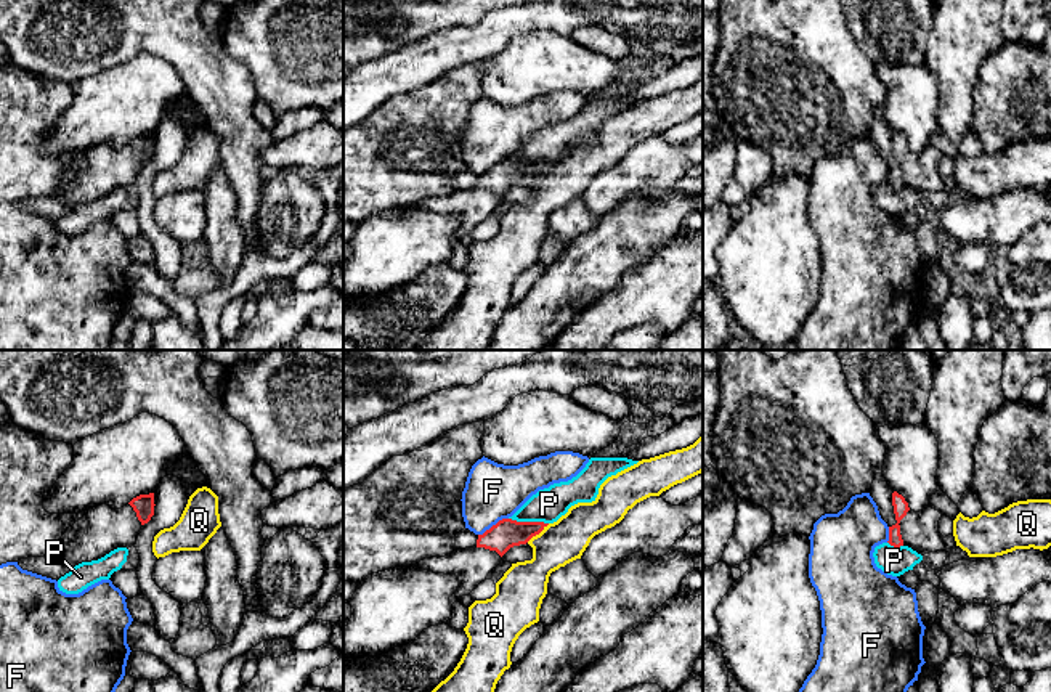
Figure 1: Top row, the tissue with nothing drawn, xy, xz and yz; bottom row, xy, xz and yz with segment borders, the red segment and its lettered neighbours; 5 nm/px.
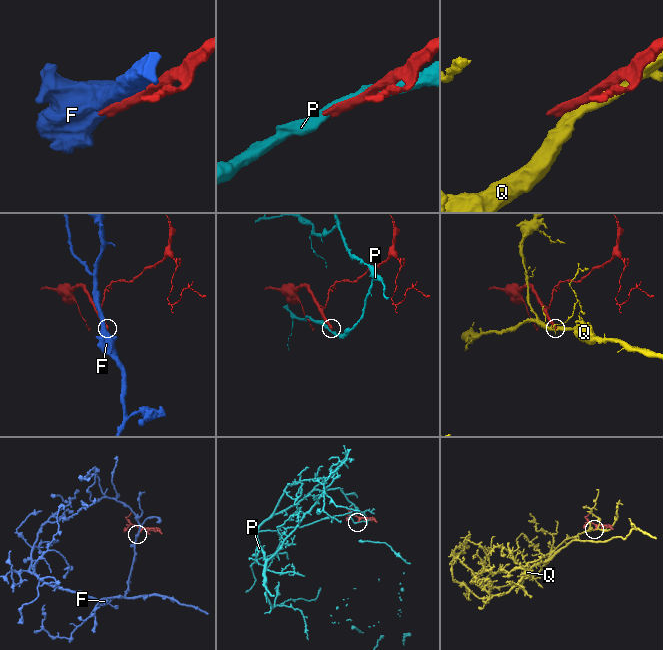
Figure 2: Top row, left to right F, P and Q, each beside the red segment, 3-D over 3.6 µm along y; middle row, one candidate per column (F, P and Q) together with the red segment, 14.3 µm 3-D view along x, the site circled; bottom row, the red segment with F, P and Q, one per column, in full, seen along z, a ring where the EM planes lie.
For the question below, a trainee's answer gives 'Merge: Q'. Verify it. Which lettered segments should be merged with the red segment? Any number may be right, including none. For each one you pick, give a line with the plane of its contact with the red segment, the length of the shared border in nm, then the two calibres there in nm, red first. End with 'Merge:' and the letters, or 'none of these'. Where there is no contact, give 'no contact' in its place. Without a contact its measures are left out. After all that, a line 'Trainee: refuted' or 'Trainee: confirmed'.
Merge: none of these
Trainee: refuted

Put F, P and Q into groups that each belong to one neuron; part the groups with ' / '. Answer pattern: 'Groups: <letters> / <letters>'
Groups: F / P / Q

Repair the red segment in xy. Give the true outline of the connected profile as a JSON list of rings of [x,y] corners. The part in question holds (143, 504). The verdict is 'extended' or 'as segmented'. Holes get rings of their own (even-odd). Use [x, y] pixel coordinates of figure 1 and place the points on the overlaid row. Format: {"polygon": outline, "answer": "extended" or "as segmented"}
{"polygon": [[[154,493],[140,495],[120,509],[101,504],[88,509],[61,536],[56,554],[72,568],[136,544],[138,533],[154,515]]], "answer": "extended"}

